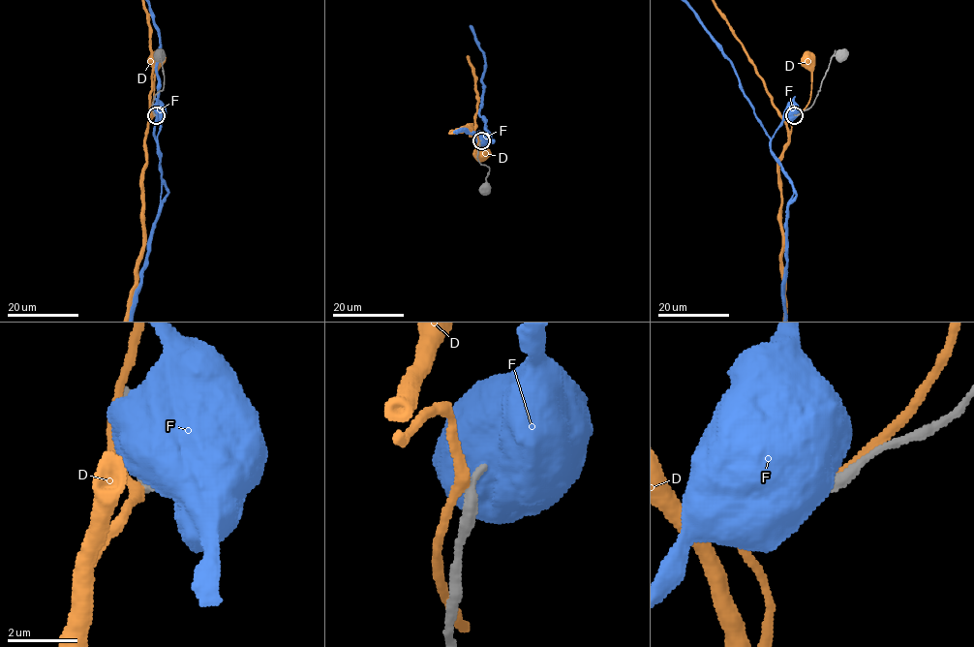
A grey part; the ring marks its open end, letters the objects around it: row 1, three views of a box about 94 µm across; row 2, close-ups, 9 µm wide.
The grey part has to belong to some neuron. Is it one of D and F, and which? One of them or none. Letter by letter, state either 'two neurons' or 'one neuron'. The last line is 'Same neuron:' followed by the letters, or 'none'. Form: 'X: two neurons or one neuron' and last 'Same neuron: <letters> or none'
D: two neurons
F: two neurons
Same neuron: none

